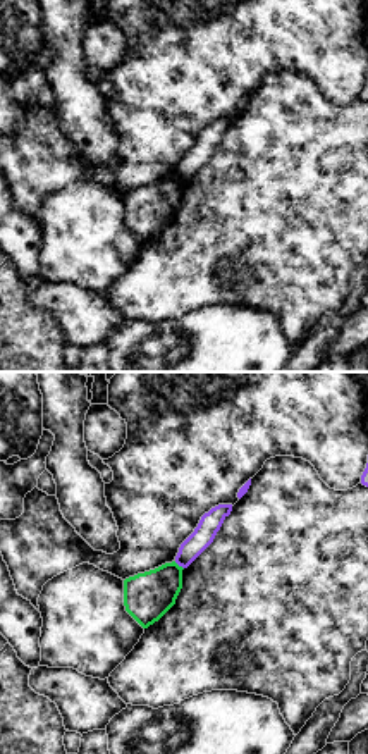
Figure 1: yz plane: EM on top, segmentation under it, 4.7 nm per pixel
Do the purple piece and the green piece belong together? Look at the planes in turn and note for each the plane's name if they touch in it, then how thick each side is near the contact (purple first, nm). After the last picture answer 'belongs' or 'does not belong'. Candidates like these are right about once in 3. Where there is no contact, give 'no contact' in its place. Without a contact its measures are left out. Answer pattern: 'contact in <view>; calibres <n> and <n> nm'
contact in yz; calibres 100 and 220 nm

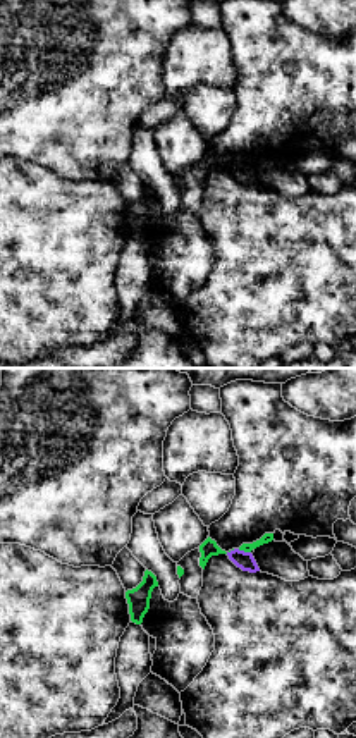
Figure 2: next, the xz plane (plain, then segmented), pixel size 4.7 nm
contact in xz; calibres 80 and 50 nm

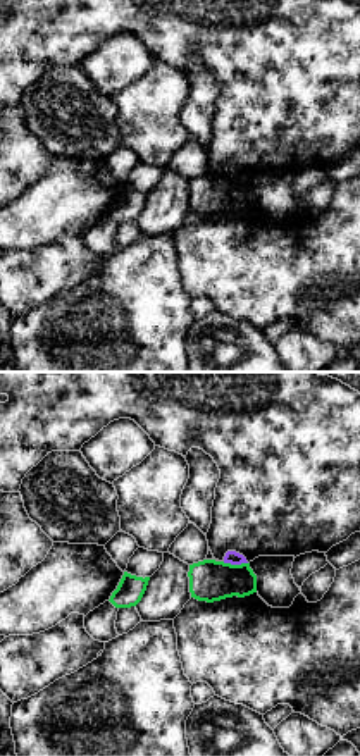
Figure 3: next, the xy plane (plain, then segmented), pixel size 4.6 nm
contact in xy; calibres 60 and 190 nm

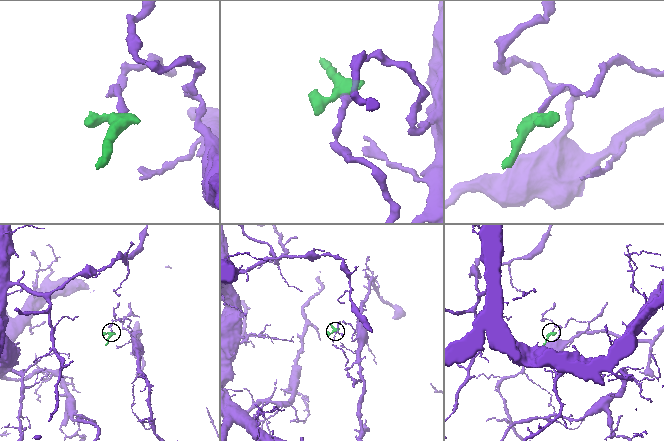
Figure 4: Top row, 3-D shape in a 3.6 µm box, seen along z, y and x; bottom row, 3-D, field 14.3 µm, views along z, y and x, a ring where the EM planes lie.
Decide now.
does not belong

